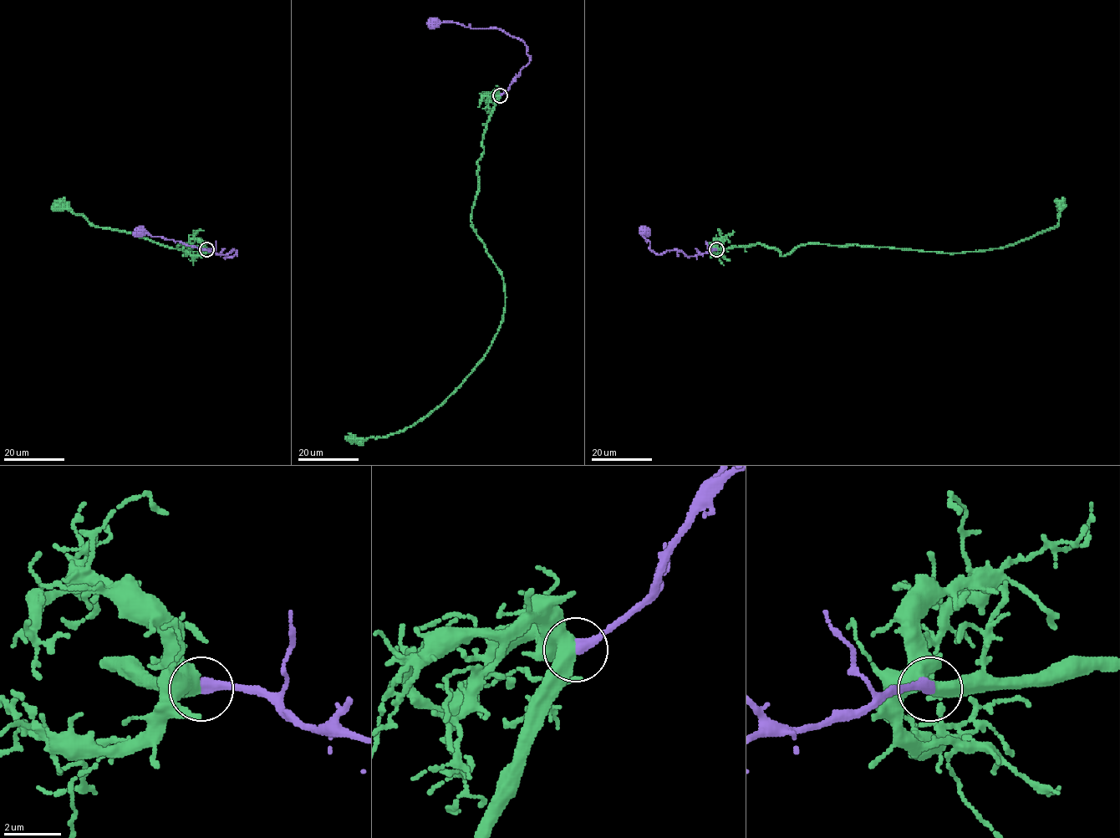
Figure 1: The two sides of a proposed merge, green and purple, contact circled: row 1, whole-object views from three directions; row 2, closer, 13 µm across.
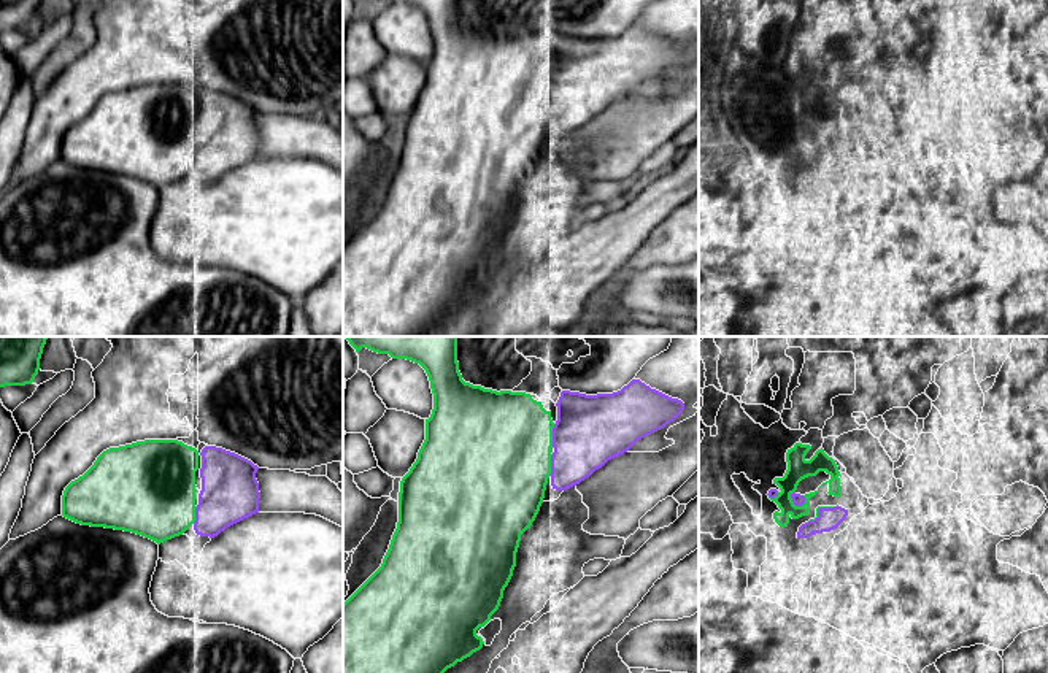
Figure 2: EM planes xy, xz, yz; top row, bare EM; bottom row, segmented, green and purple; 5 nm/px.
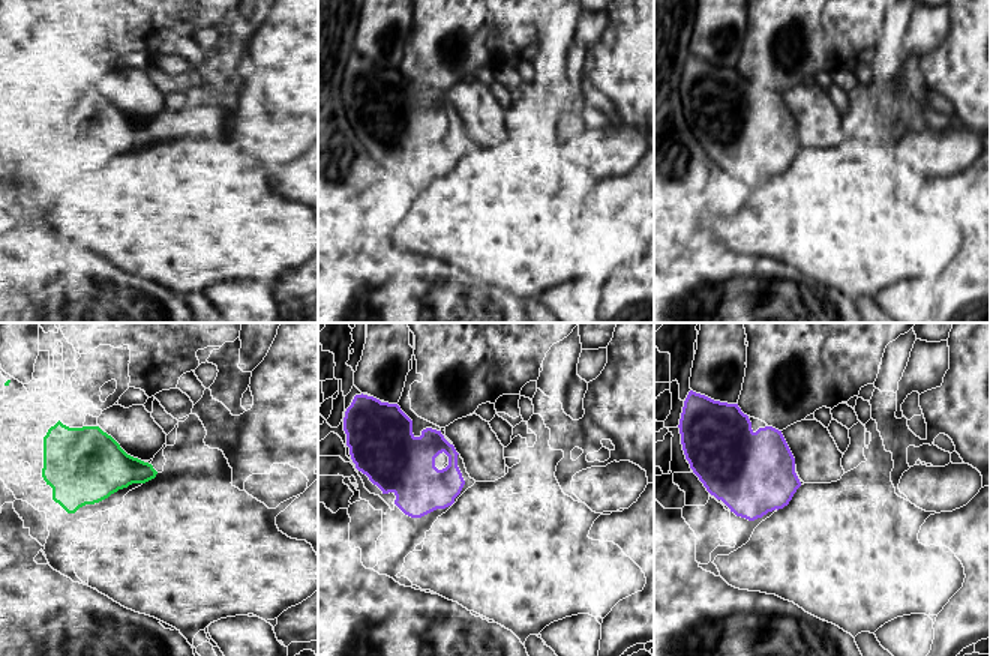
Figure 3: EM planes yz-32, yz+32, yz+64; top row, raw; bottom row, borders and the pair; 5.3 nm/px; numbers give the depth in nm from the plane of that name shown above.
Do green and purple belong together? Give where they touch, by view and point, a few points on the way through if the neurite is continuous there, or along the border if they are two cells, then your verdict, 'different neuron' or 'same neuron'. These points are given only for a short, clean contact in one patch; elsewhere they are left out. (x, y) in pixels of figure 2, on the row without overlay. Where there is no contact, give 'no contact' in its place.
xz (551, 80) | same neuron

